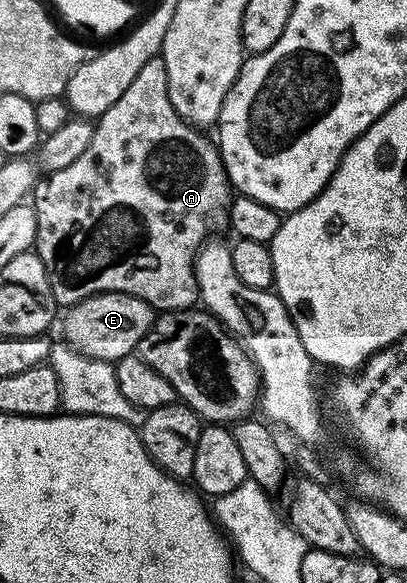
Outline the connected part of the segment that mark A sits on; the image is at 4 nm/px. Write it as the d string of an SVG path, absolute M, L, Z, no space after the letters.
M159 56L148 60L148 64L144 64L144 68L140 68L140 73L132 80L132 84L128 84L128 89L120 95L120 100L116 100L116 104L112 104L112 108L108 108L108 112L104 112L94 122L94 135L92 140L88 144L88 149L85 150L74 163L69 164L66 168L62 168L54 173L47 173L45 177L41 179L35 185L32 191L32 205L34 208L34 215L36 216L36 236L34 237L33 249L40 256L40 260L44 264L46 269L46 275L50 281L50 287L54 293L54 299L58 302L59 307L69 308L74 305L75 302L84 300L85 298L91 298L93 294L131 294L136 296L140 300L144 300L149 306L153 306L155 311L158 312L173 312L175 310L189 310L199 301L198 285L196 284L196 276L194 275L194 260L198 256L198 251L206 245L210 234L213 230L227 229L230 221L230 203L232 201L232 187L230 184L230 177L226 175L226 169L222 163L222 155L218 152L218 147L213 141L210 142L205 138L203 131L197 126L191 126L190 123L185 122L183 118L176 112L176 108L172 108L172 100L168 100L168 72L164 68L164 60Z

